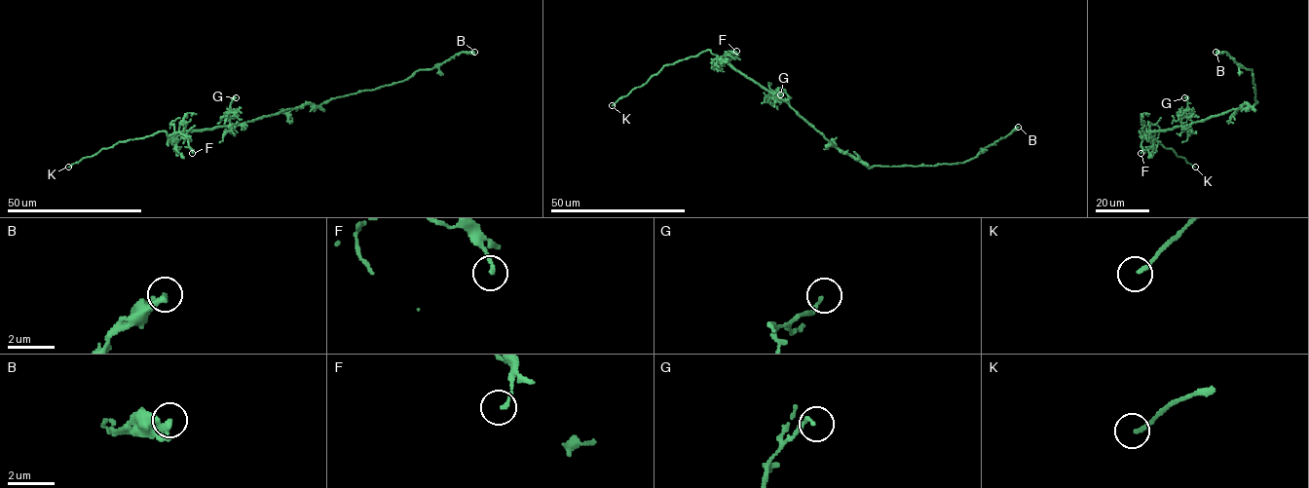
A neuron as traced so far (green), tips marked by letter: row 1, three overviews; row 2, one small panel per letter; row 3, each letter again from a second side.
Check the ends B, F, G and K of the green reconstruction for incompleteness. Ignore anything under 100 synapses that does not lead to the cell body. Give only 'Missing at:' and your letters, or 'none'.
Missing at: K

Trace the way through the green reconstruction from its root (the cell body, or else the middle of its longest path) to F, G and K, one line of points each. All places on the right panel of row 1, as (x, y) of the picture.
F: (1213, 115), (1186, 126), (1149, 131), (1141, 139), (1140, 153)
G: (1213, 115), (1184, 126), (1181, 120), (1187, 109), (1184, 97)
K: (1213, 115), (1186, 126), (1148, 131), (1143, 135), (1140, 131), (1164, 147), (1171, 148), (1195, 167)

